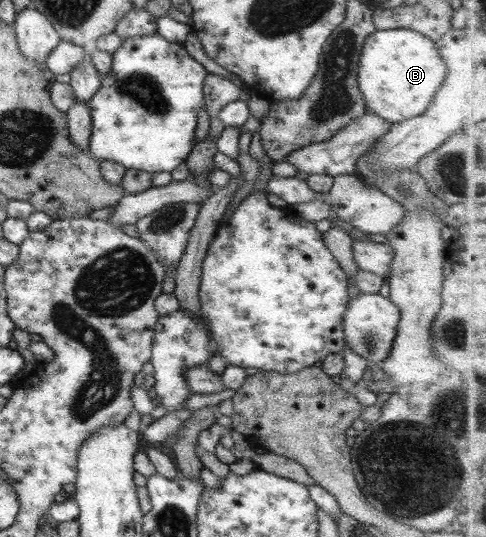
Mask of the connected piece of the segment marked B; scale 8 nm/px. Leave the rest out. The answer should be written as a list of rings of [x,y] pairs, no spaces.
[[[376,30],[365,38],[357,62],[357,87],[365,103],[365,112],[375,113],[391,124],[419,116],[433,100],[436,90],[445,78],[446,68],[437,53],[434,42],[413,30]]]

